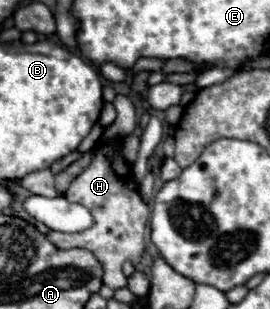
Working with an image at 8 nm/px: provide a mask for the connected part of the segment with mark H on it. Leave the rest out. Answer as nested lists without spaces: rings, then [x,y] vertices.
[[[118,142],[98,144],[94,152],[96,156],[92,164],[70,184],[70,188],[64,194],[70,202],[84,204],[92,212],[94,226],[76,234],[48,232],[46,236],[58,248],[64,248],[64,250],[66,248],[90,250],[104,266],[104,284],[110,286],[112,290],[118,290],[118,288],[126,288],[128,284],[126,276],[122,274],[124,260],[132,260],[134,264],[138,264],[144,252],[144,228],[146,228],[150,210],[148,210],[148,204],[144,204],[140,198],[138,182],[134,180],[130,166],[124,162],[124,158],[118,152]]]

